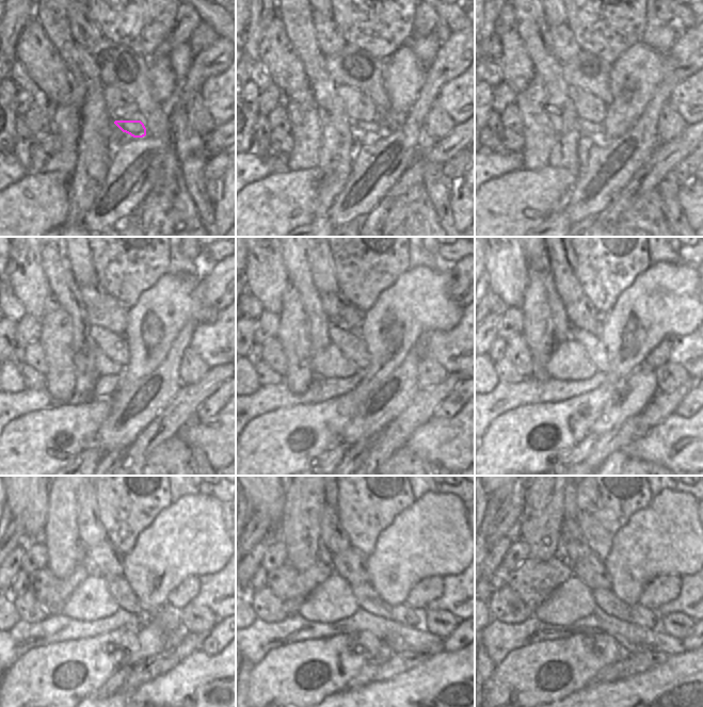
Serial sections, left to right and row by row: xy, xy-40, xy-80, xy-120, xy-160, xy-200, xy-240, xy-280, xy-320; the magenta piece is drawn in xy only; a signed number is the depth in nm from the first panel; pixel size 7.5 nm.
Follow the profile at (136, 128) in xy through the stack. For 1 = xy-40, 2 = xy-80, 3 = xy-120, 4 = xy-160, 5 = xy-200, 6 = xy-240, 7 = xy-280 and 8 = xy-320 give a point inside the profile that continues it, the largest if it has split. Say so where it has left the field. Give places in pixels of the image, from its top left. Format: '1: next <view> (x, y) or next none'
1: next xy-40 (372, 128)
2: next xy-80 (588, 128)
3: next xy-120 (104, 366)
4: next xy-160 (330, 363)
5: next xy-200 (569, 362)
6: next xy-240 (92, 600)
7: next xy-280 (332, 600)
8: next xy-320 (573, 600)

